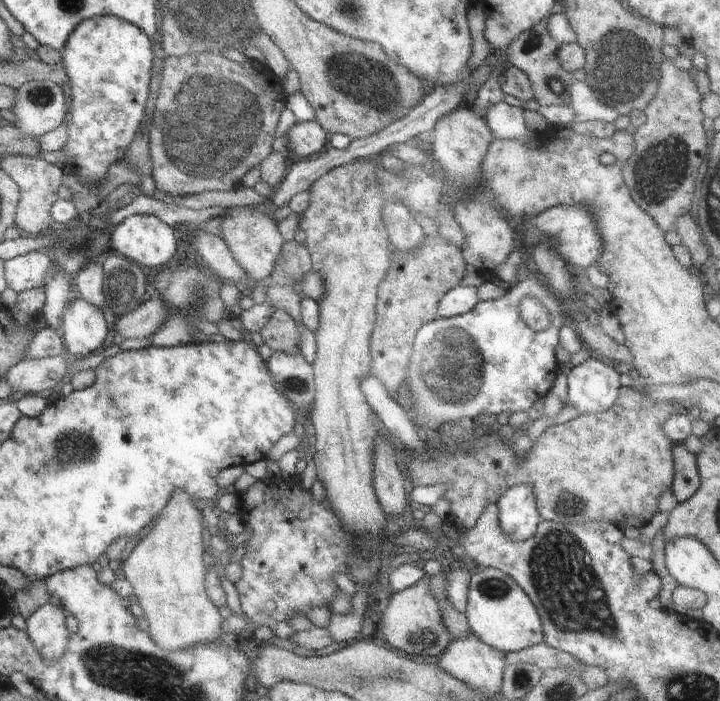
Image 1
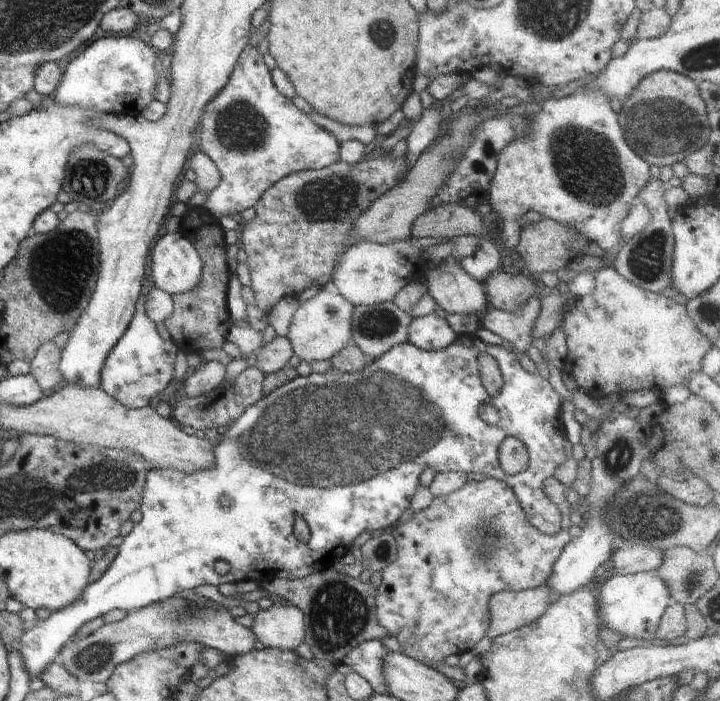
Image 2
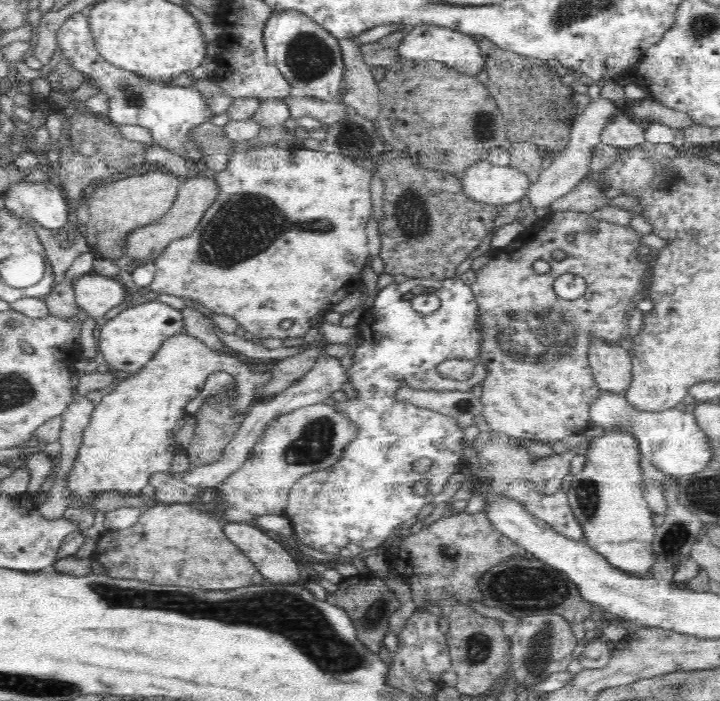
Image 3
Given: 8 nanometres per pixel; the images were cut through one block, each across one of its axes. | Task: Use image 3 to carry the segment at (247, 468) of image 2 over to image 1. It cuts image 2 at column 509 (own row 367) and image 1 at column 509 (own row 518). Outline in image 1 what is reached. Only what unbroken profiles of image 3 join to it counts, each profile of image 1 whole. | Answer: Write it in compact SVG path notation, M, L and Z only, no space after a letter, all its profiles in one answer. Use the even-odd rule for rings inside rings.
M526 278L508 289L502 298L478 301L468 312L455 317L438 317L422 325L414 337L414 350L407 366L406 388L411 394L411 402L402 407L414 426L434 426L460 424L462 420L474 422L480 414L500 414L507 410L527 411L538 398L544 398L556 380L558 362L556 346L559 330L567 322L563 303L553 291L538 278ZM532 297L542 301L550 315L549 325L541 331L532 330L521 317L520 303L523 298Z

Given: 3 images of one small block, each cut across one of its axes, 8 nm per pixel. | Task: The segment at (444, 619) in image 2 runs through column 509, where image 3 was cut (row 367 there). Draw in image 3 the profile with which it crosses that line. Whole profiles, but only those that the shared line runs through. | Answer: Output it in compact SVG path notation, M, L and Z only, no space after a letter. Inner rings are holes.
M550 210L510 244L490 250L491 261L476 272L476 280L470 287L479 306L482 346L477 359L472 362L483 364L487 370L482 382L482 415L494 433L513 437L515 441L526 438L553 444L593 426L590 404L600 396L601 389L596 386L589 365L590 338L601 338L616 346L627 336L628 314L645 298L646 279L651 269L650 264L638 261L640 254L636 250L640 248L641 236L643 234L629 224L596 220L587 212ZM568 234L575 236L573 241L566 240ZM555 250L564 250L568 258L556 260L551 256ZM536 260L548 262L550 272L537 274L533 270ZM563 274L584 278L587 287L582 297L565 300L554 294L552 284Z

